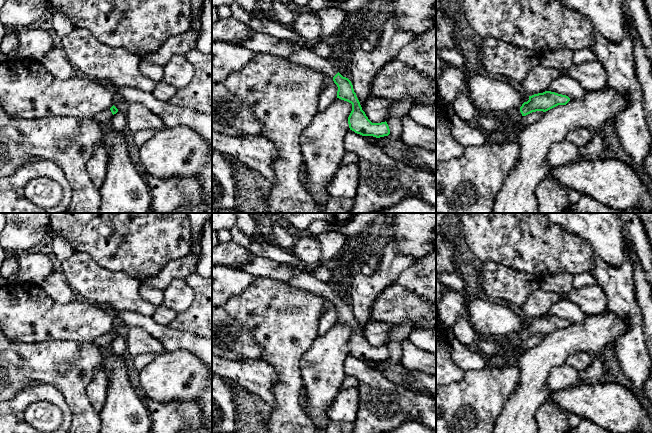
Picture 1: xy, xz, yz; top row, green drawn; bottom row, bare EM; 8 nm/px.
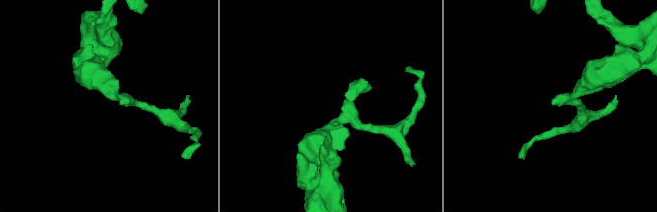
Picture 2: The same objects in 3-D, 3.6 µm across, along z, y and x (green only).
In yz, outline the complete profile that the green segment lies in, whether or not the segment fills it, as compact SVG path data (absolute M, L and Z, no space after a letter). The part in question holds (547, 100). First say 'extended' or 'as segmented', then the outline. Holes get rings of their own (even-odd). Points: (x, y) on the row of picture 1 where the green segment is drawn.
extended; M551 91L534 94L529 96L529 100L524 102L520 108L510 112L514 116L526 116L532 112L546 112L558 105L566 105L570 98L566 95L558 94Z

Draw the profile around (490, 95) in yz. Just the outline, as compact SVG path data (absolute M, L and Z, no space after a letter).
M475 71L467 79L467 95L482 114L508 114L520 108L527 96L508 82L482 71Z

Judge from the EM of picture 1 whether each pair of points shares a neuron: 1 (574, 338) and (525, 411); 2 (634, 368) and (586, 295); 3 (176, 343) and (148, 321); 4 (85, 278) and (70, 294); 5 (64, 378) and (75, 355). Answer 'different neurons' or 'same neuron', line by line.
1: same neuron
2: different neurons
3: same neuron
4: different neurons
5: same neuron

